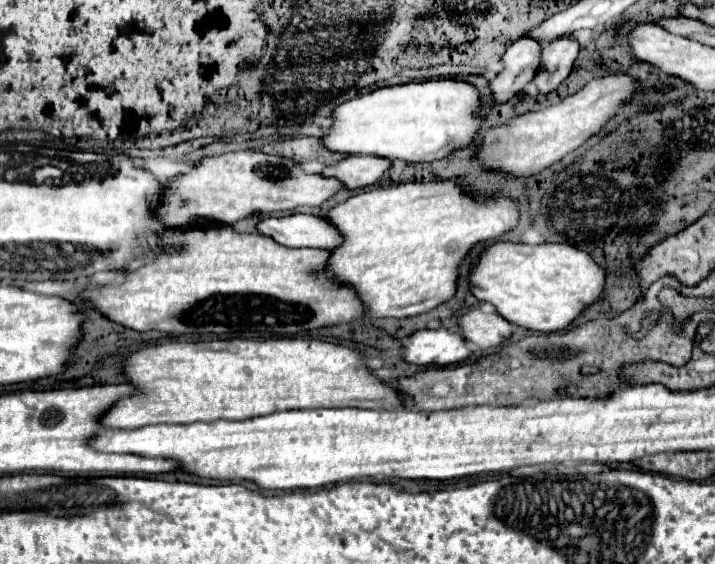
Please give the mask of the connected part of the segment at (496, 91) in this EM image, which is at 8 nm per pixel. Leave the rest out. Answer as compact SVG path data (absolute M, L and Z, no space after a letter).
M521 37L511 47L507 47L501 57L503 71L489 81L489 105L507 103L515 95L515 91L521 91L521 87L527 85L539 69L539 55L539 43L529 37Z

